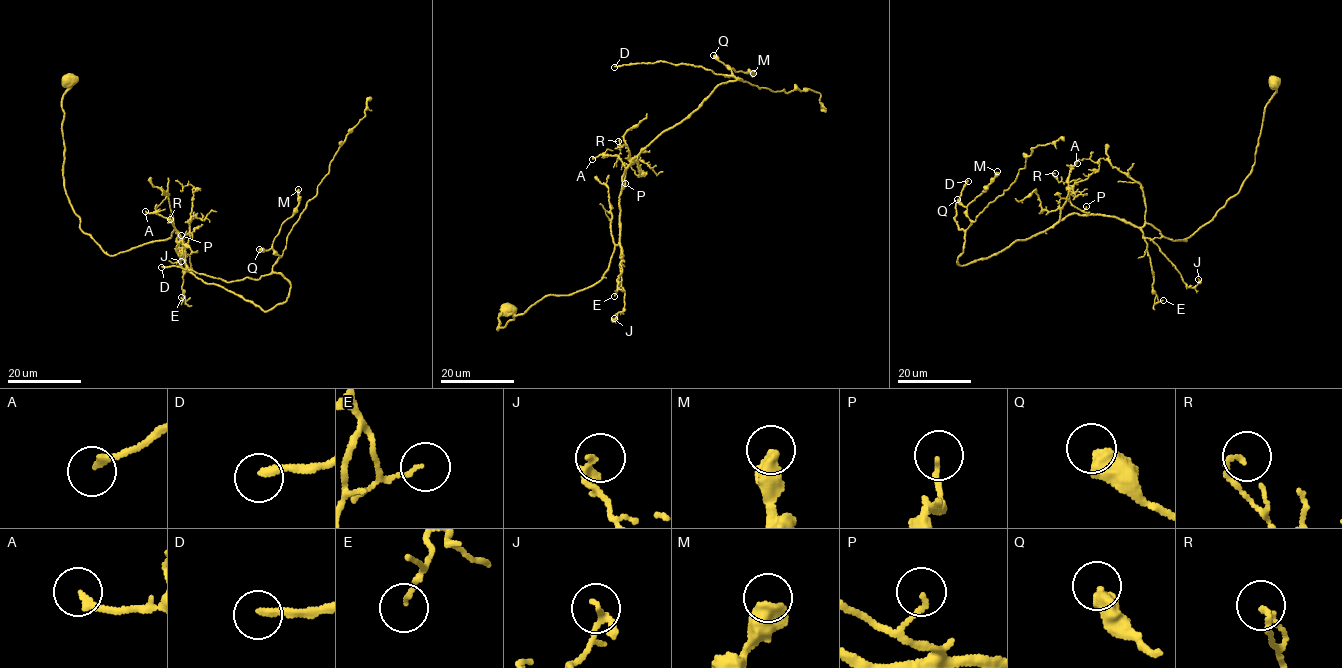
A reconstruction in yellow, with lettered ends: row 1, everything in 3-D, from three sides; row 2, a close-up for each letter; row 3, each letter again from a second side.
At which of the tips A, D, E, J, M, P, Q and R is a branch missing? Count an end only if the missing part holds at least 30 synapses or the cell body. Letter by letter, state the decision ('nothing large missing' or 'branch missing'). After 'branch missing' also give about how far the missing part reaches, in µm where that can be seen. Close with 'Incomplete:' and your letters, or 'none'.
A: nothing large missing
D: branch missing; missing 90 µm
E: nothing large missing
J: nothing large missing
M: nothing large missing
P: nothing large missing
Q: nothing large missing
R: nothing large missing
Incomplete: D

